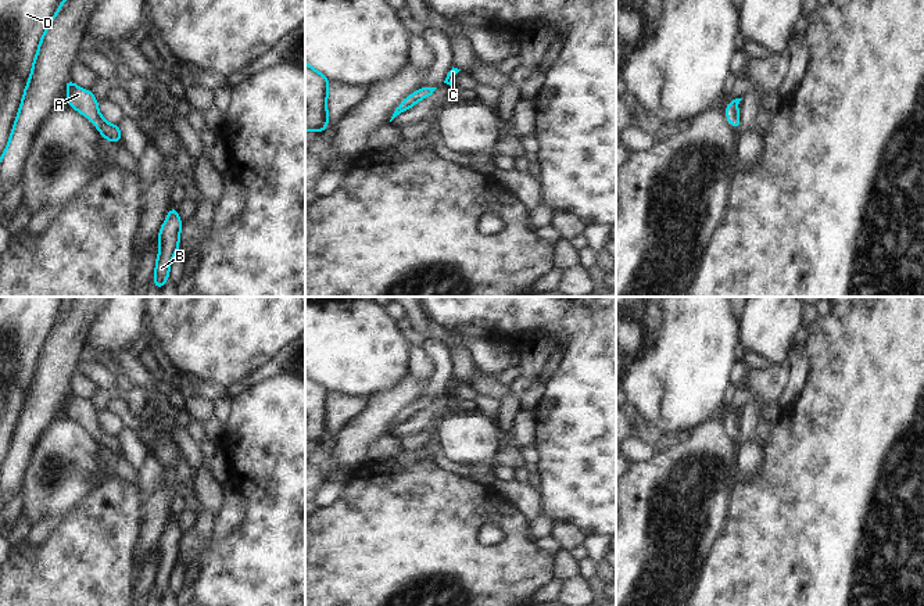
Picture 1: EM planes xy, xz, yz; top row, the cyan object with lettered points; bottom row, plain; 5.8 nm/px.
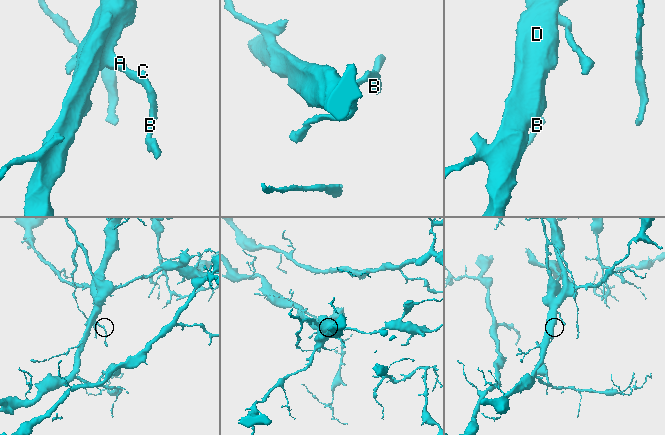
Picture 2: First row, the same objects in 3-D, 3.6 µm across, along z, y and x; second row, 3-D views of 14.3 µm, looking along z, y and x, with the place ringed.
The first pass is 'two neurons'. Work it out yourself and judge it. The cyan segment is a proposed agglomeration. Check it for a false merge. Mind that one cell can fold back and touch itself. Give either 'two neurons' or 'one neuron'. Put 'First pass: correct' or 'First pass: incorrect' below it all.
one neuron
First pass: incorrect

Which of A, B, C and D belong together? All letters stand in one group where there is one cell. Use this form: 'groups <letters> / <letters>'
groups A B C D

